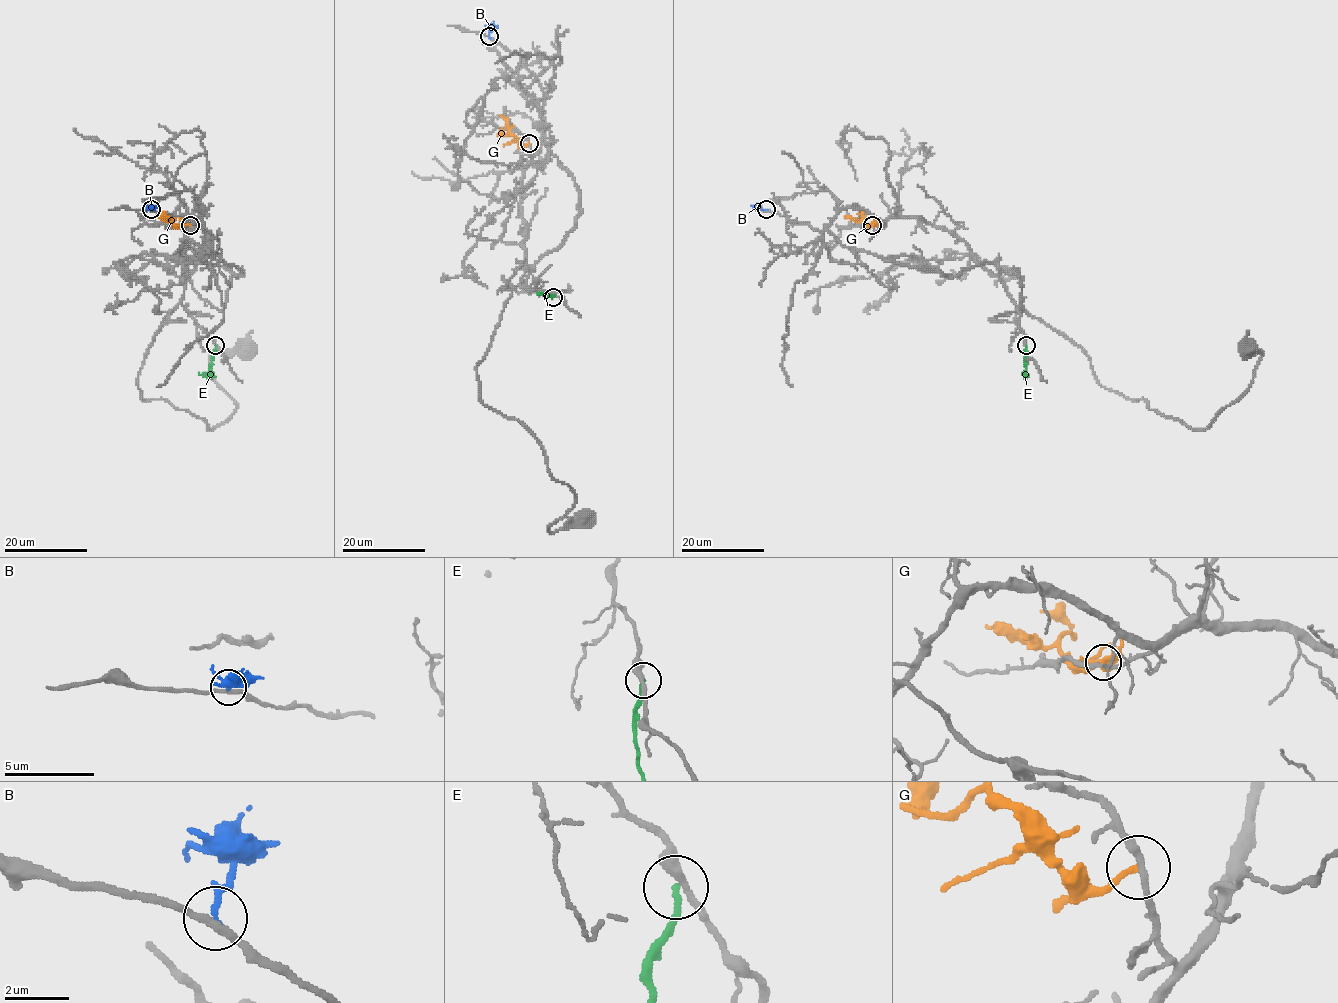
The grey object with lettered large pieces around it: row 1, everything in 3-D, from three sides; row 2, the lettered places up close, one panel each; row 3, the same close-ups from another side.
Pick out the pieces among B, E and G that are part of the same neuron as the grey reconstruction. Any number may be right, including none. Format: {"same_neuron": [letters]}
{"same_neuron": []}

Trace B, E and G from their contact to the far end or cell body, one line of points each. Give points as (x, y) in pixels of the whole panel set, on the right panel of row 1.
B: (766, 209), (751, 206)
E: (1026, 345), (1023, 373)
G: (872, 225), (865, 225), (845, 217)

